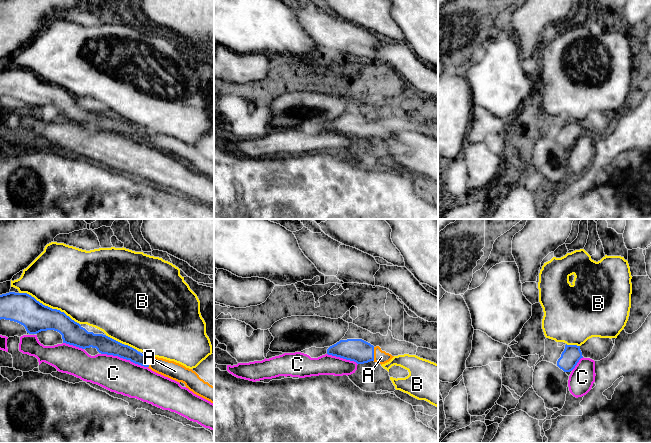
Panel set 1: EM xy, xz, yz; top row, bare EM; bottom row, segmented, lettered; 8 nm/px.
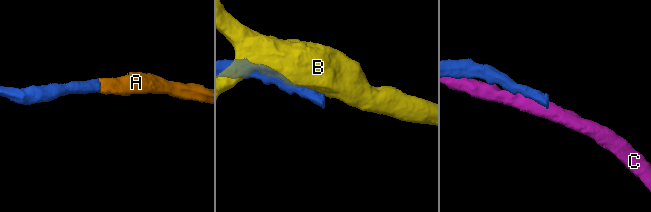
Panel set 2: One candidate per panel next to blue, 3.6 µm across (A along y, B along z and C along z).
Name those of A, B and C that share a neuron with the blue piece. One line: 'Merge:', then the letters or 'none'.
Merge: A

